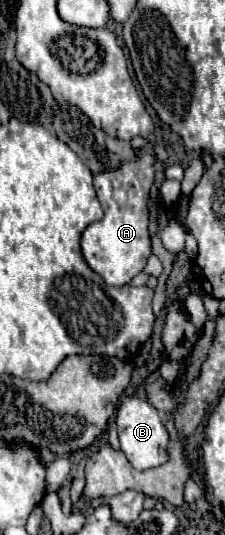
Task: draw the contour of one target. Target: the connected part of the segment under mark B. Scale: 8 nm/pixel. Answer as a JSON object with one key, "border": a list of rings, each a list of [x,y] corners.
{"border":[[[130,397],[126,399],[116,413],[116,425],[118,425],[118,437],[122,453],[128,457],[134,469],[154,469],[164,465],[168,461],[168,431],[164,427],[164,421],[160,419],[160,413],[156,407],[152,407],[146,399]]]}

